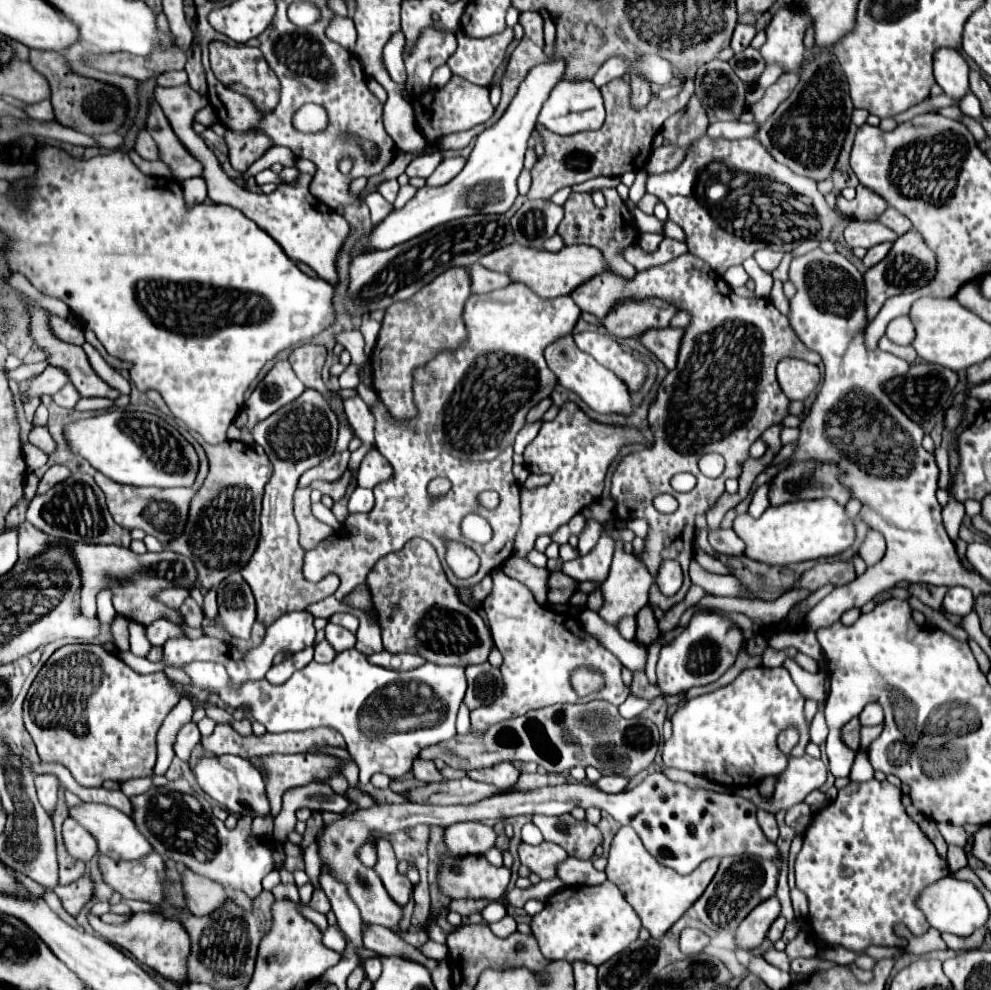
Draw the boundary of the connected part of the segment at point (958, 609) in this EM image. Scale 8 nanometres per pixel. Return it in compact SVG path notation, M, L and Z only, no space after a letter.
M951 587L943 599L943 607L955 615L967 615L973 611L975 597L967 587Z

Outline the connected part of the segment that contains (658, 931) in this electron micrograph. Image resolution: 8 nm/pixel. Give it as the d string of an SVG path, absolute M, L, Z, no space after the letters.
M621 827L621 831L615 835L611 843L605 875L611 883L615 883L621 889L627 903L635 909L635 913L641 919L641 925L651 933L651 937L659 939L701 897L701 893L711 883L717 867L719 867L719 859L713 857L703 861L693 873L679 875L677 871L659 865L655 857L641 845L641 839L633 829Z

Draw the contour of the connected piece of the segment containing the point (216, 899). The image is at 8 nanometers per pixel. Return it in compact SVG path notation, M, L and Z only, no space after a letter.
M183 869L181 885L187 907L193 915L209 915L227 901L227 891L223 885L211 881L209 877L191 873L189 869Z

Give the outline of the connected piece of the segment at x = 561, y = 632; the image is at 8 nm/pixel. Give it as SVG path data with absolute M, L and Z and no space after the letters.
M493 571L491 575L493 575L493 589L491 589L491 593L485 597L485 601L483 601L481 607L483 607L483 611L487 613L489 627L491 627L491 635L493 635L493 639L495 639L495 645L497 645L497 649L499 649L501 655L503 655L503 665L501 665L501 673L503 673L503 693L499 695L499 699L491 701L487 707L479 707L479 709L471 711L471 725L473 725L473 729L483 731L483 729L487 729L489 725L495 725L495 723L499 723L499 721L503 721L503 719L507 719L507 717L519 717L519 715L525 715L527 711L533 711L533 709L539 709L539 707L545 707L545 705L555 705L555 703L579 703L579 697L575 695L575 691L573 691L573 687L571 687L571 683L569 683L571 671L573 671L575 667L579 667L579 665L591 665L591 667L603 669L603 663L605 663L605 679L607 679L607 685L605 685L605 691L601 691L601 693L595 695L595 697L605 699L605 701L609 701L611 705L617 705L617 707L627 699L629 687L621 681L621 661L619 661L613 653L609 653L593 635L589 635L589 633L577 623L577 619L573 619L569 613L555 613L555 611L551 611L551 609L547 609L547 607L541 607L541 605L535 601L533 593L531 593L523 583L519 583L519 581L511 579L511 577L507 577L503 571Z

